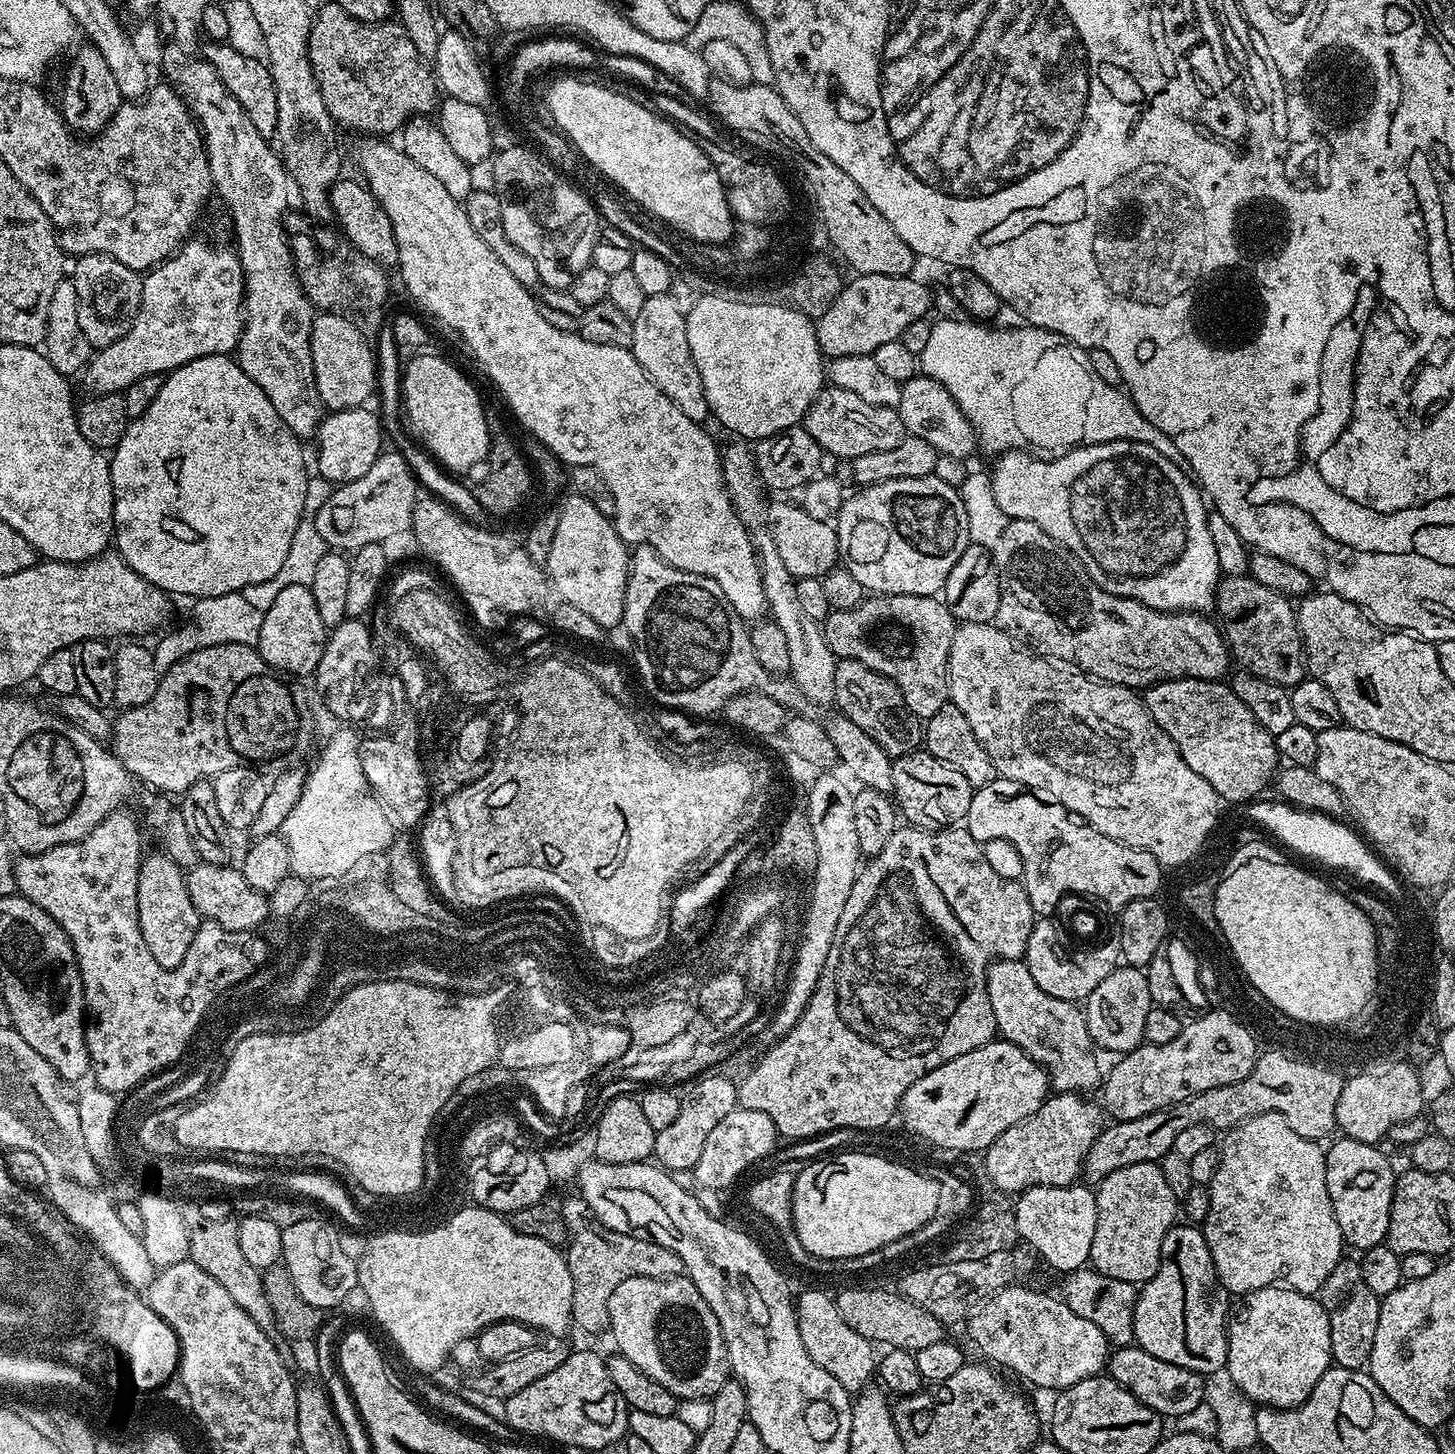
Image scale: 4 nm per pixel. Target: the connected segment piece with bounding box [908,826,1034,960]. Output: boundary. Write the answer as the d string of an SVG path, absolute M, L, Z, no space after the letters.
M912 826L908 844L912 844L912 848L908 848L908 860L920 860L920 856L928 860L932 876L940 880L940 888L944 888L944 896L956 904L956 912L960 912L960 916L972 916L972 936L976 936L984 948L1004 952L1002 960L1018 960L1025 955L1023 952L1030 947L1030 932L1034 923L1033 897L1027 887L1024 889L1022 885L996 873L995 866L980 849L983 848L981 841L975 840L967 827L925 830Z

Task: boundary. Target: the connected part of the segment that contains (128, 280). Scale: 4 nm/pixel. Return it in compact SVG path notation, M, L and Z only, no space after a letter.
M82 256L75 261L76 269L71 269L70 279L78 290L78 326L82 326L82 334L92 343L93 349L99 350L118 342L134 326L134 318L140 309L142 286L141 273L128 269L121 262L109 256Z

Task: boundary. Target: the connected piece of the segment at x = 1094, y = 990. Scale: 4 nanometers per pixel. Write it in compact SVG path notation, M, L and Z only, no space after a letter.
M1125 964L1113 967L1112 972L1100 984L1091 987L1085 997L1087 1037L1091 1037L1100 1047L1116 1052L1115 1054L1130 1053L1145 1041L1145 1022L1153 1006L1148 975L1143 969Z

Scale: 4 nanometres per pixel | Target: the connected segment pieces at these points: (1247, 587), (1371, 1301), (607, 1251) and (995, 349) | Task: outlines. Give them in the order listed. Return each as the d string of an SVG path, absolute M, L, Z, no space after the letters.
M1249 575L1227 576L1217 585L1215 607L1228 620L1224 625L1225 643L1243 671L1287 688L1305 679L1303 644L1295 607L1288 597L1275 594Z
M1341 1259L1340 1264L1330 1270L1330 1278L1322 1282L1318 1299L1330 1318L1330 1350L1333 1361L1339 1367L1360 1370L1367 1365L1370 1350L1374 1346L1381 1297L1376 1296L1370 1286L1366 1286L1359 1263L1355 1259L1348 1259Z
M579 1194L566 1197L564 1204L559 1205L559 1210L560 1217L568 1227L566 1259L574 1286L570 1320L584 1332L600 1332L608 1328L610 1294L614 1294L616 1287L626 1282L626 1278L635 1276L671 1278L684 1272L682 1258L678 1258L674 1250L643 1235L615 1232L613 1228L606 1227Z
M940 318L932 324L926 350L918 356L919 371L931 380L937 380L952 395L964 417L971 422L981 449L1003 454L1037 448L1040 451L1037 453L1057 457L1081 447L1085 441L1105 444L1115 440L1133 440L1154 447L1175 464L1183 463L1181 451L1173 440L1152 422L1146 422L1144 415L1136 409L1132 397L1117 385L1102 382L1102 378L1092 372L1085 349L1057 332L1031 326L1019 327L992 329L992 326L971 319L952 322Z

